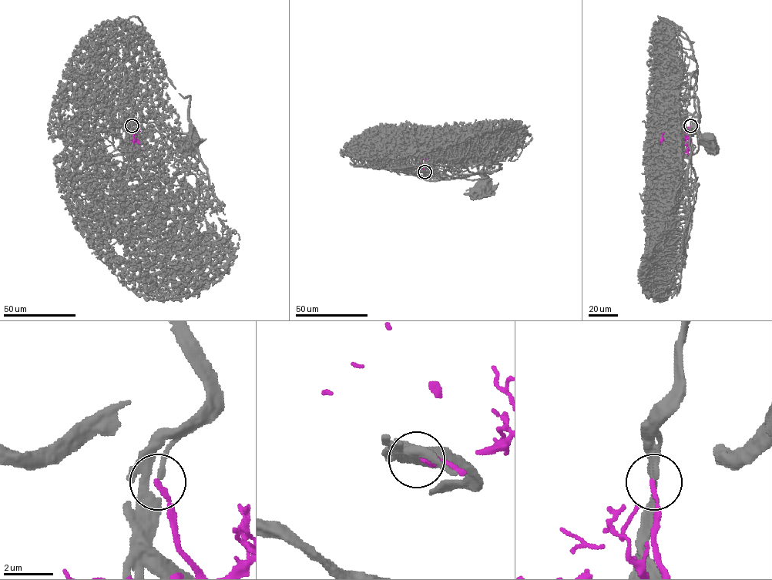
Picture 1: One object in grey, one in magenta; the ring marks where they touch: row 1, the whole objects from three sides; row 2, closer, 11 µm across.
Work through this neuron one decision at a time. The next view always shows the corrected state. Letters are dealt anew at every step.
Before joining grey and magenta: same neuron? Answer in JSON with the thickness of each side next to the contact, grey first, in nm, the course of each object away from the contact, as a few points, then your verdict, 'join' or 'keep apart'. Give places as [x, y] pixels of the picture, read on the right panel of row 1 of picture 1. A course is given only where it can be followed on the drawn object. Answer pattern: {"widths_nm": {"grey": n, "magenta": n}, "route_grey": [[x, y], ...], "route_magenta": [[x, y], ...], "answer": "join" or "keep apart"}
{"widths_nm": {"grey": 170, "magenta": 190}, "route_grey": [[690, 125], [689, 135], [670, 137], [678, 125], [689, 137], [699, 121], [690, 133], [696, 129], [708, 142]], "route_magenta": [[690, 125], [688, 138], [664, 140], [662, 132]], "answer": "keep apart"}

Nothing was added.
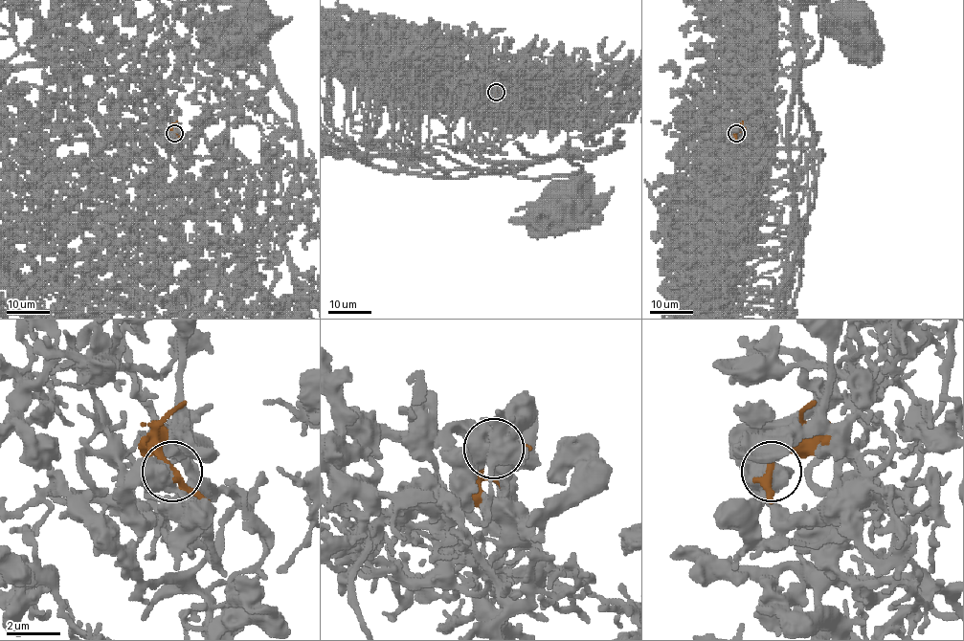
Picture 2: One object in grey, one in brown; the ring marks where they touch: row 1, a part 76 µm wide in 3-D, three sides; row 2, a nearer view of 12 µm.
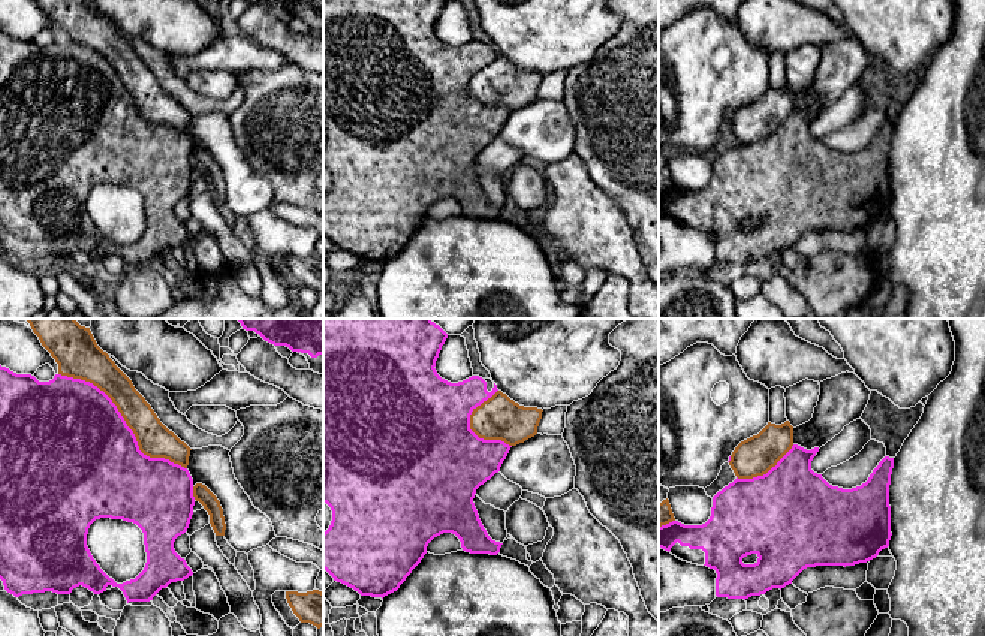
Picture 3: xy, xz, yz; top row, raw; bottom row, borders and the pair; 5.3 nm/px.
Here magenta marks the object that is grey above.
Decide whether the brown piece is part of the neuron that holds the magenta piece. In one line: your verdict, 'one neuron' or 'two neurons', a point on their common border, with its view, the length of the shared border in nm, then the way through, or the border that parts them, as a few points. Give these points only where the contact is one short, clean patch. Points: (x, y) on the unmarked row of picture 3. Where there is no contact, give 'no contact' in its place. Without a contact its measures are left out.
two neurons | xy (124, 87) | 850 nm

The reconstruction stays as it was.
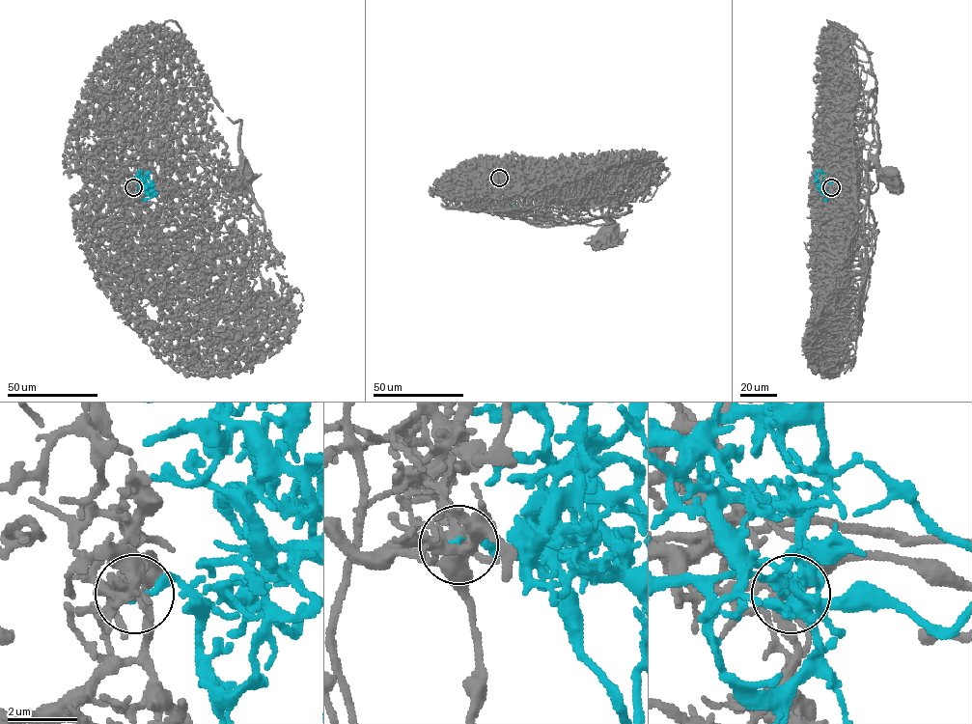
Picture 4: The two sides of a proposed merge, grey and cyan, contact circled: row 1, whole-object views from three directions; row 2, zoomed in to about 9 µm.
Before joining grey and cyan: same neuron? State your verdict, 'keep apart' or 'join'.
join

